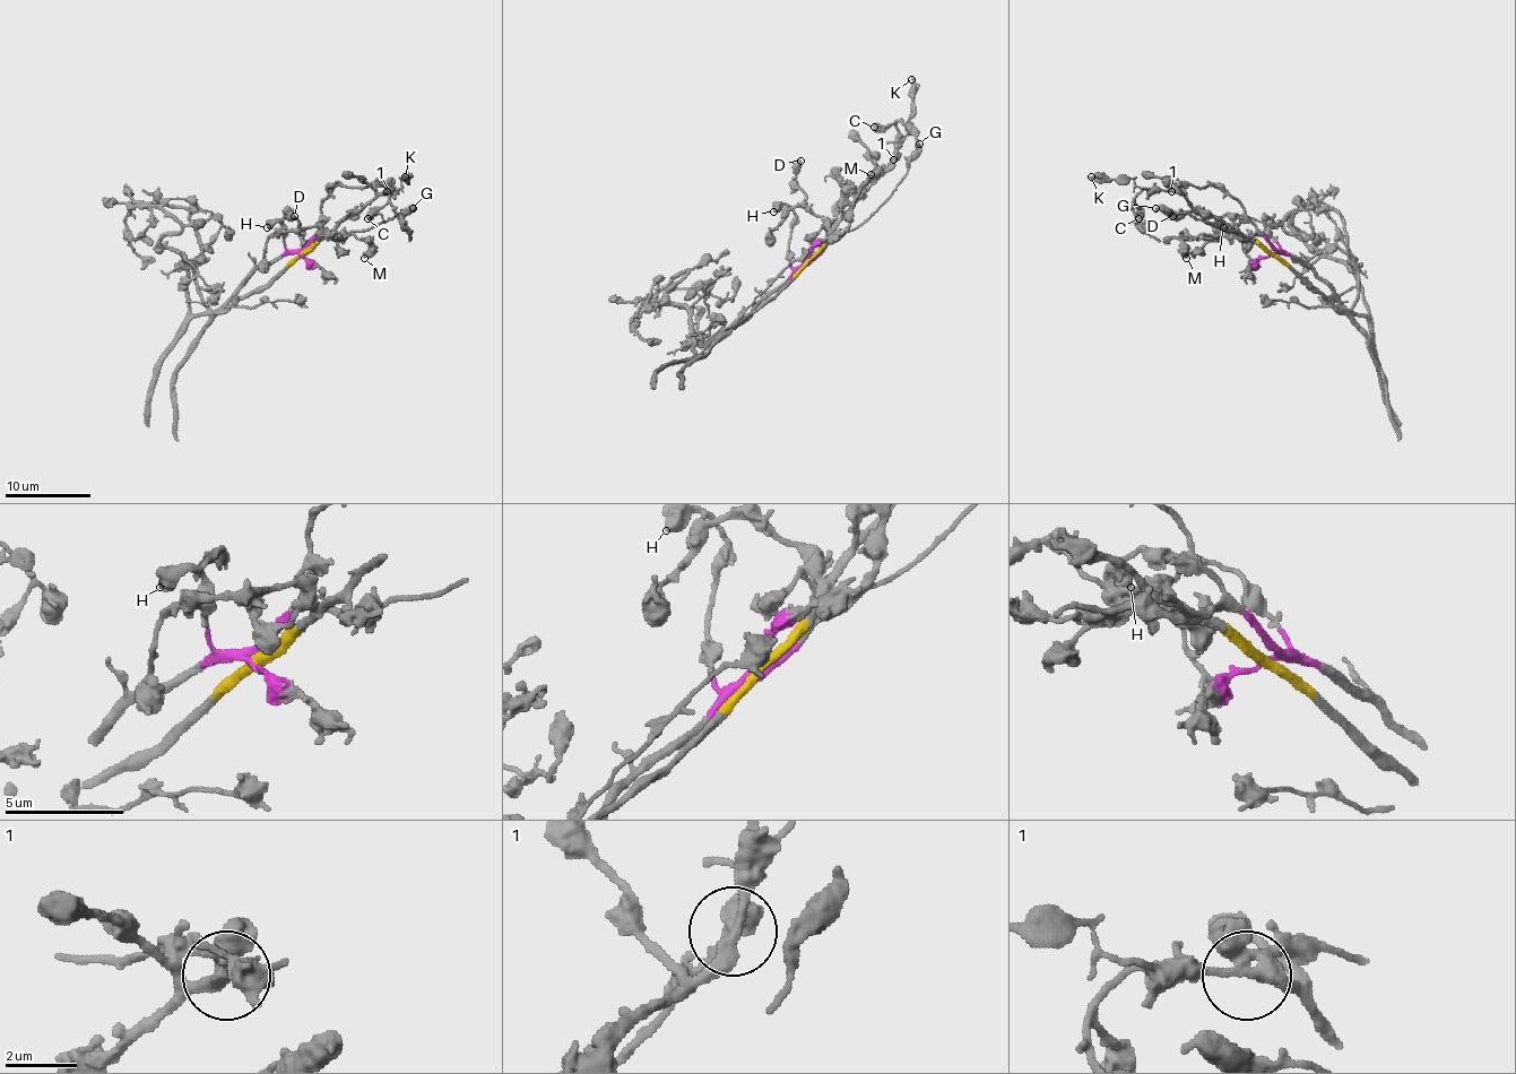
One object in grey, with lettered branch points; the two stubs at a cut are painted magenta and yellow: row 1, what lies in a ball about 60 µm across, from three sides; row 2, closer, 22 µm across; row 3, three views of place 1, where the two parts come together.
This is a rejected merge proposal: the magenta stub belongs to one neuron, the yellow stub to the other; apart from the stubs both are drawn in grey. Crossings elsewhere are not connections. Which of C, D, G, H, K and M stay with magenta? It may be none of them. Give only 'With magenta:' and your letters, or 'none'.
With magenta: G, H, M

